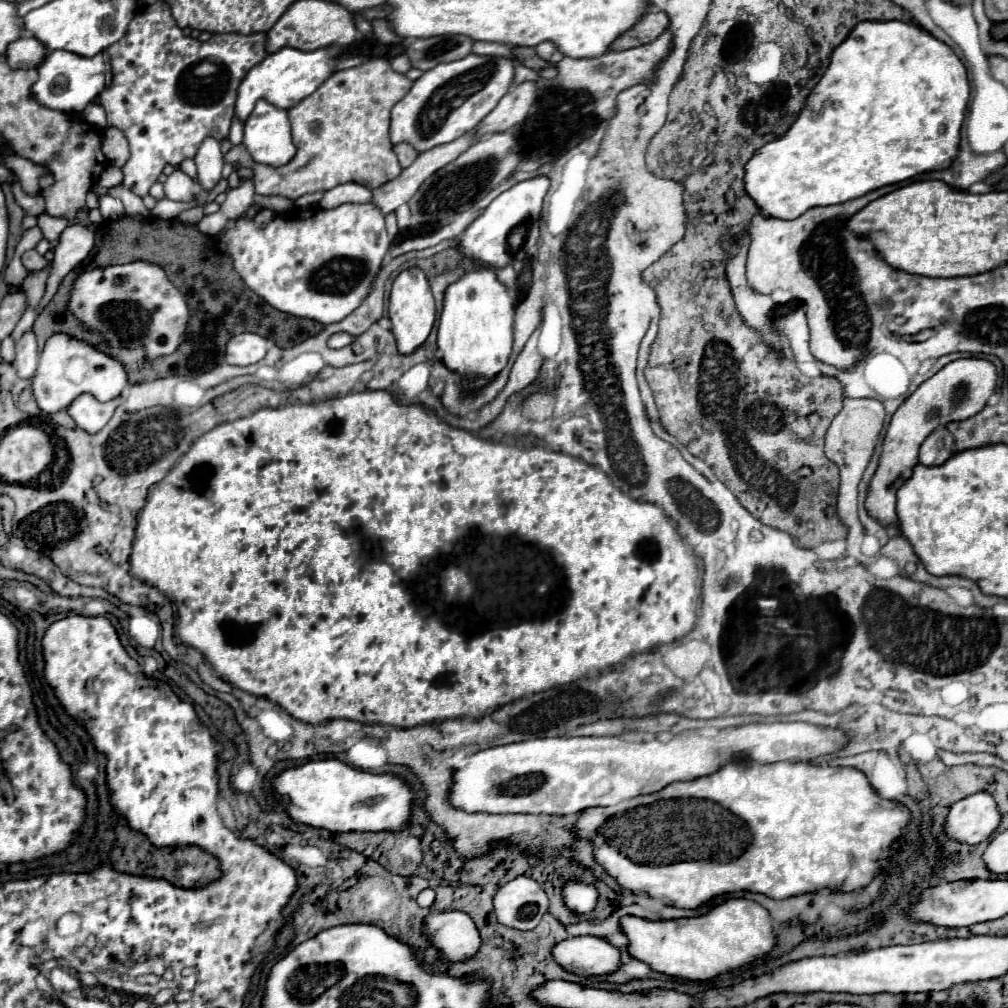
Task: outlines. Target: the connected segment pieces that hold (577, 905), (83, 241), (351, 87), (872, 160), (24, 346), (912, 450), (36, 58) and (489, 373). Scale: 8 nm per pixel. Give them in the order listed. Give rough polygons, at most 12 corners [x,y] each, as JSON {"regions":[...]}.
{"regions":[[[576,878],[562,884],[562,902],[574,914],[590,914],[598,890]],[[64,228],[54,250],[48,288],[38,312],[56,294],[60,280],[88,256],[94,230]],[[386,58],[334,72],[288,110],[296,156],[256,194],[300,198],[402,168]],[[860,22],[746,192],[792,220],[950,168],[948,44]],[[32,330],[16,344],[14,368],[32,378],[38,366],[38,344]],[[960,358],[892,416],[866,508],[896,526],[896,490],[930,432],[978,414],[996,366]],[[24,36],[4,56],[12,68],[38,68],[48,54],[44,44]],[[492,268],[450,284],[442,362],[490,382],[512,352],[514,300]]]}

